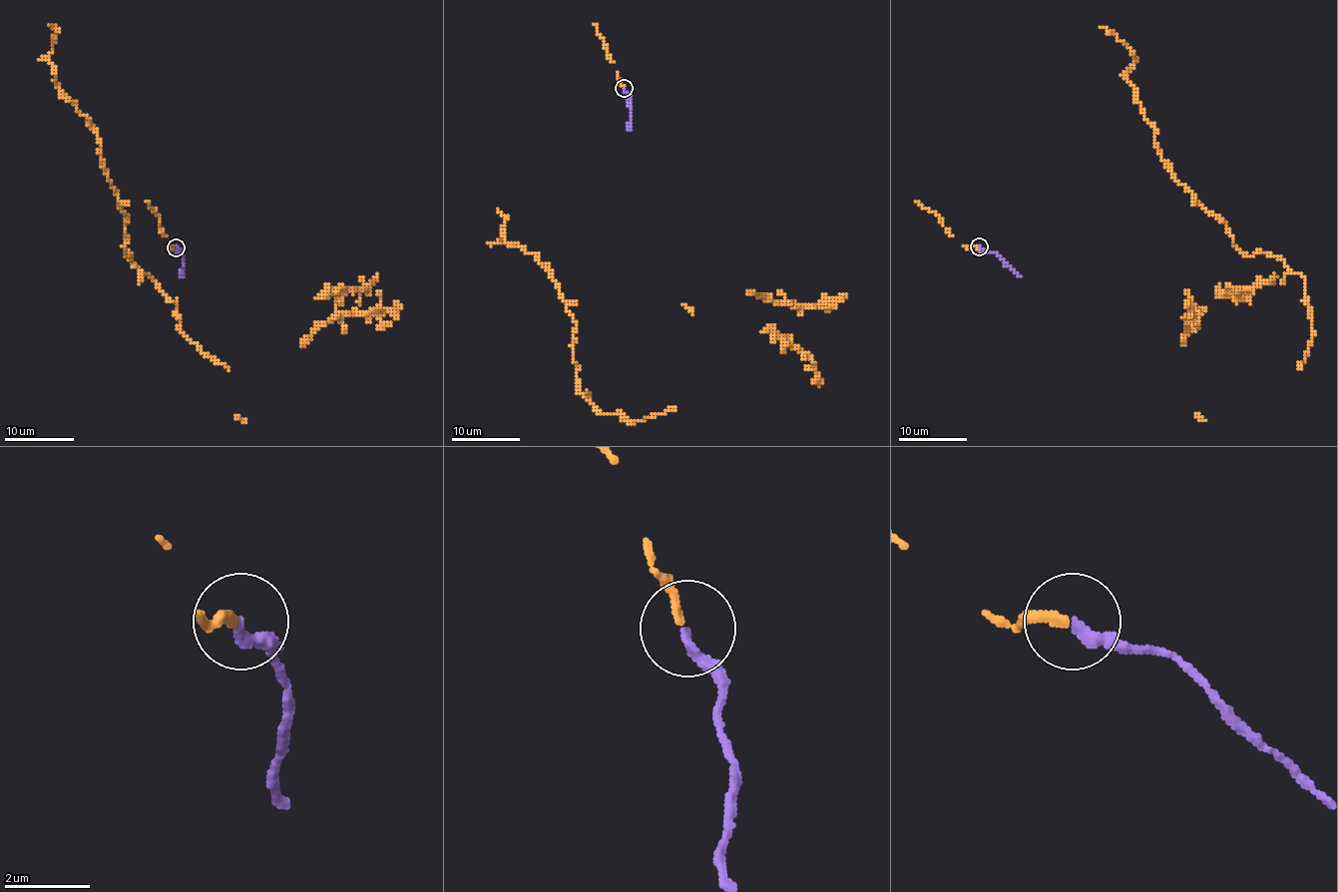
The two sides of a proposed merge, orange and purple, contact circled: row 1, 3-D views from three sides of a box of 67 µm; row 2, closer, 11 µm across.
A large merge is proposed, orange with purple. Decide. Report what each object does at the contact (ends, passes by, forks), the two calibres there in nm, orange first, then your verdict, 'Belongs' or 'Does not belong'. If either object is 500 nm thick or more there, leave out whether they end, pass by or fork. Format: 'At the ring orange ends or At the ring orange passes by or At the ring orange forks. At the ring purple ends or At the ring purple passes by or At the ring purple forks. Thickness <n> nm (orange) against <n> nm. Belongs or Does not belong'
At the ring orange ends. At the ring purple ends. Thickness 200 nm (orange) against 240 nm. Belongs

